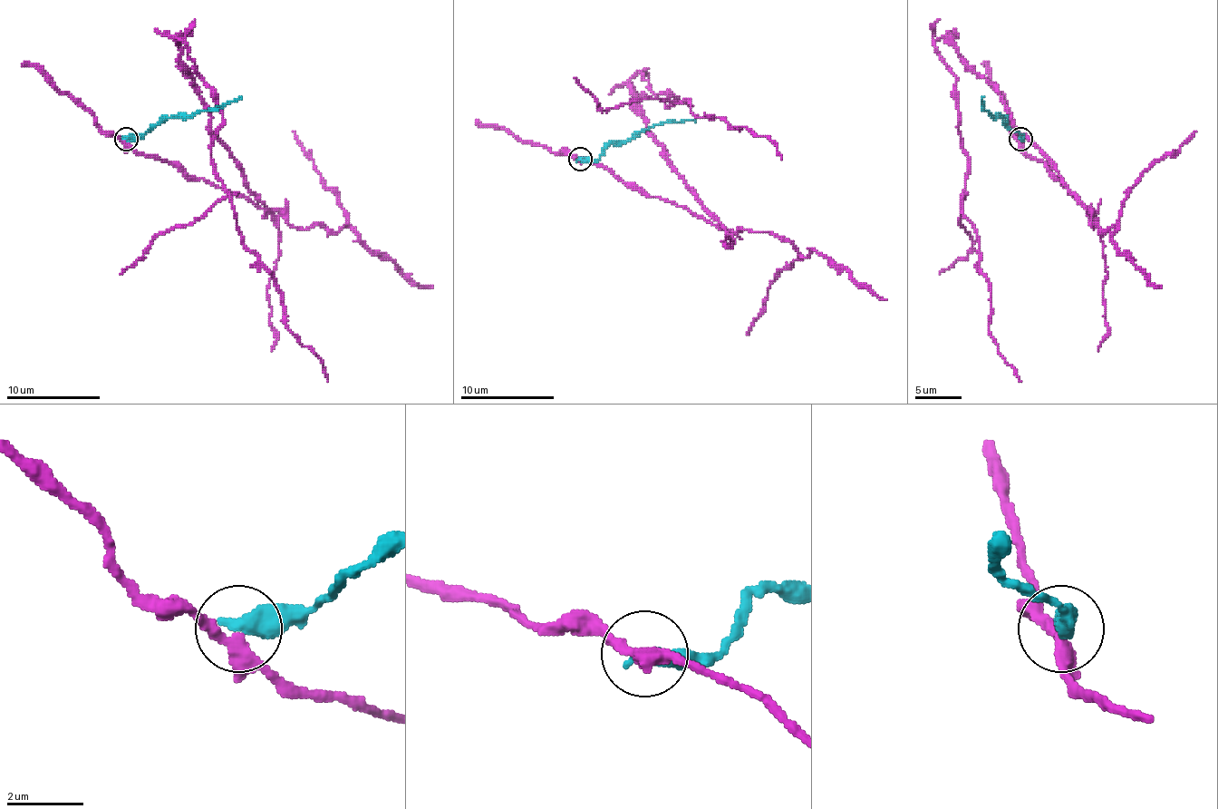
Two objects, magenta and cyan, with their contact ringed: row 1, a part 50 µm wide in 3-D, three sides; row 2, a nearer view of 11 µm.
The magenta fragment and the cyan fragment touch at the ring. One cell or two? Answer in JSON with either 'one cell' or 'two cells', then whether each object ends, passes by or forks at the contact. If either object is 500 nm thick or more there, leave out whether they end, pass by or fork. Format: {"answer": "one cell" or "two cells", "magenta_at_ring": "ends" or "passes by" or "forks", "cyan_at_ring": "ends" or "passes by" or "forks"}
{"answer": "two cells"}

